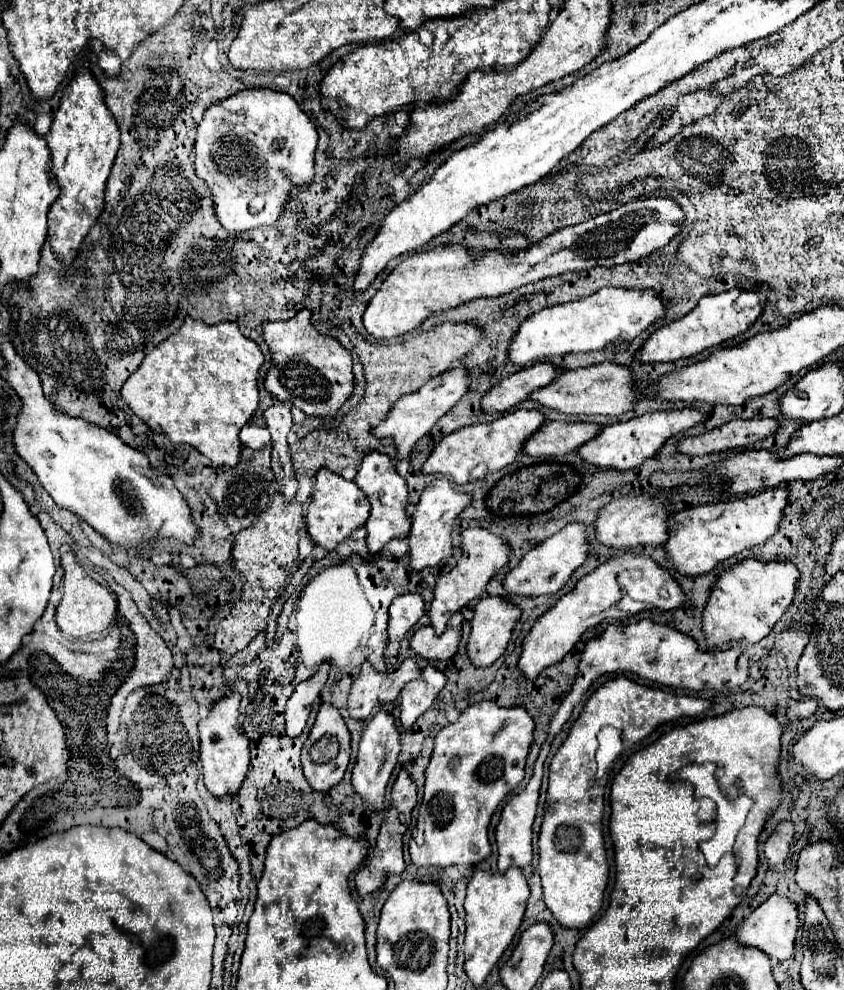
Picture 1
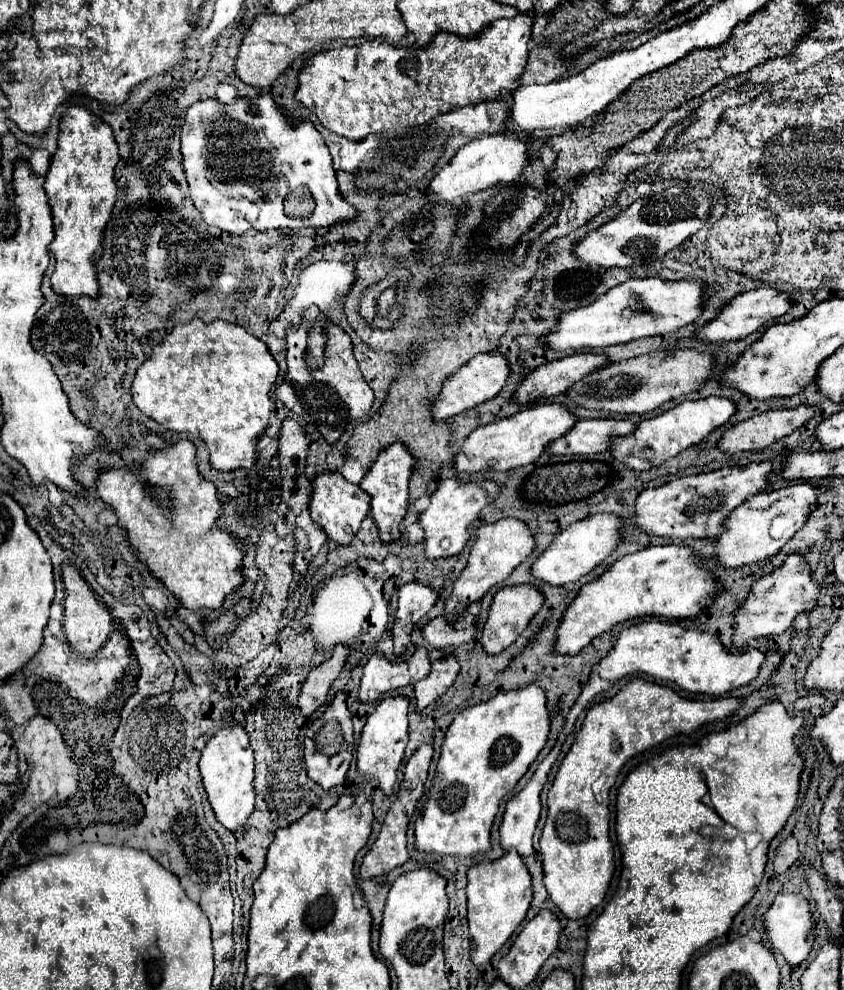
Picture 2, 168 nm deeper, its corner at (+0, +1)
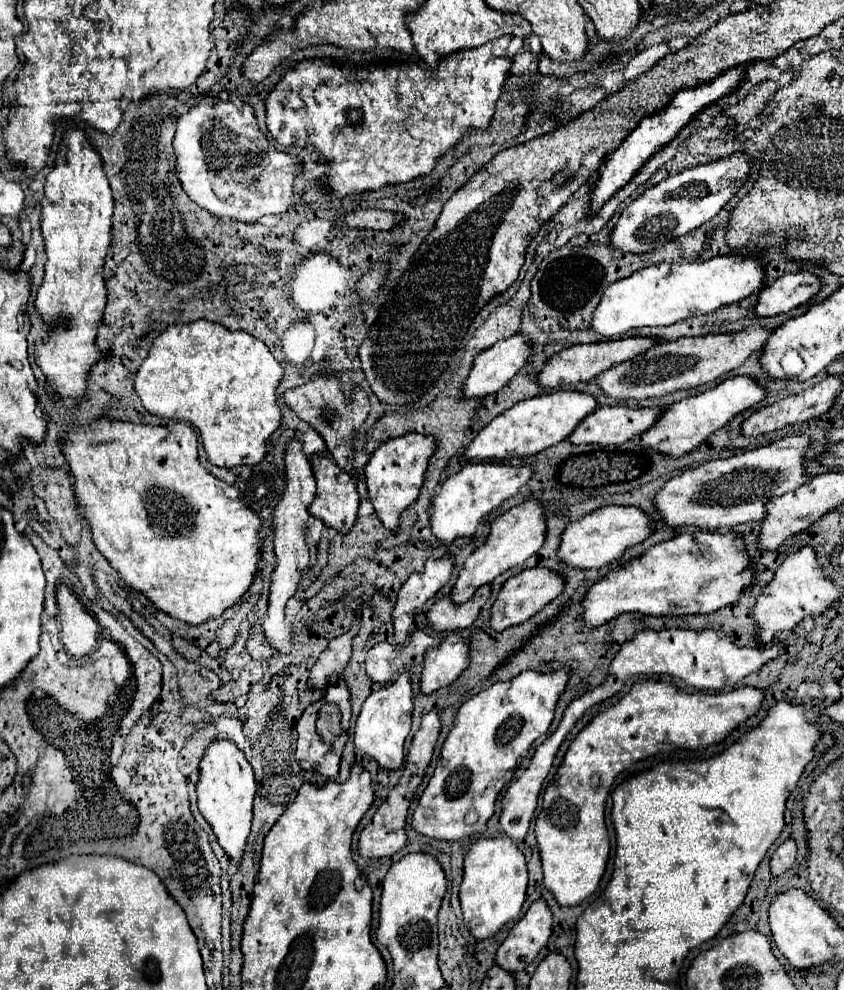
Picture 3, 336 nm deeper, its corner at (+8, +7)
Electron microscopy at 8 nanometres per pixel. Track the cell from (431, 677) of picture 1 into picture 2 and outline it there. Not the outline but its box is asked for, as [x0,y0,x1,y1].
[415,656,459,712]

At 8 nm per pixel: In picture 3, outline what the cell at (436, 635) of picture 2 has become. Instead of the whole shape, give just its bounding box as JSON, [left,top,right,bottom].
[427,584,491,630]

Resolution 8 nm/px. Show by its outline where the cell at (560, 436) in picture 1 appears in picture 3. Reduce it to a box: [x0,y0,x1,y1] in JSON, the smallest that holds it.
[569,406,665,446]

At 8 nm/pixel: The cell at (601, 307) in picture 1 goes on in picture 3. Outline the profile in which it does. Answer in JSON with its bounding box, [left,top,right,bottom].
[591,254,767,338]

